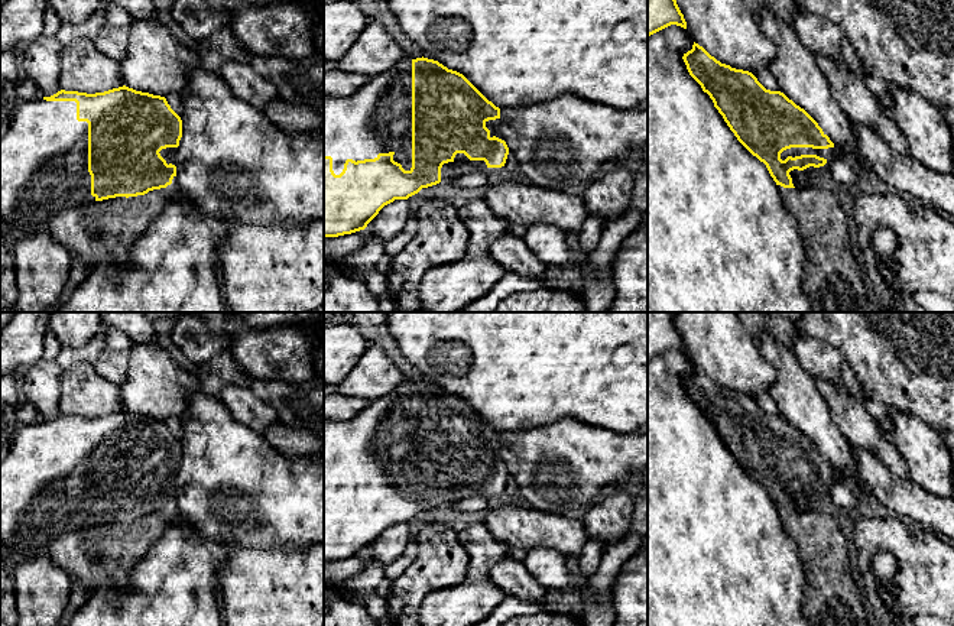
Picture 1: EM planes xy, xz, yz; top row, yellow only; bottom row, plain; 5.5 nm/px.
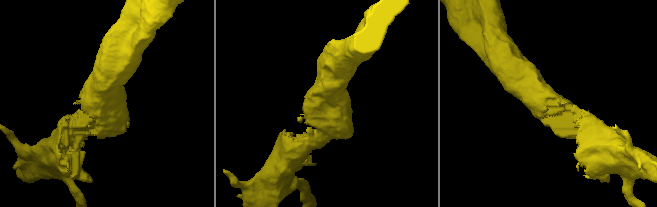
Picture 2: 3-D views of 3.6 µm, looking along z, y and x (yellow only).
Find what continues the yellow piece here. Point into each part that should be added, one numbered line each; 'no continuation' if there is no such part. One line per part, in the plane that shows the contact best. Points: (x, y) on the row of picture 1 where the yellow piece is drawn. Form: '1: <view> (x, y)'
1: xz (377, 119)

